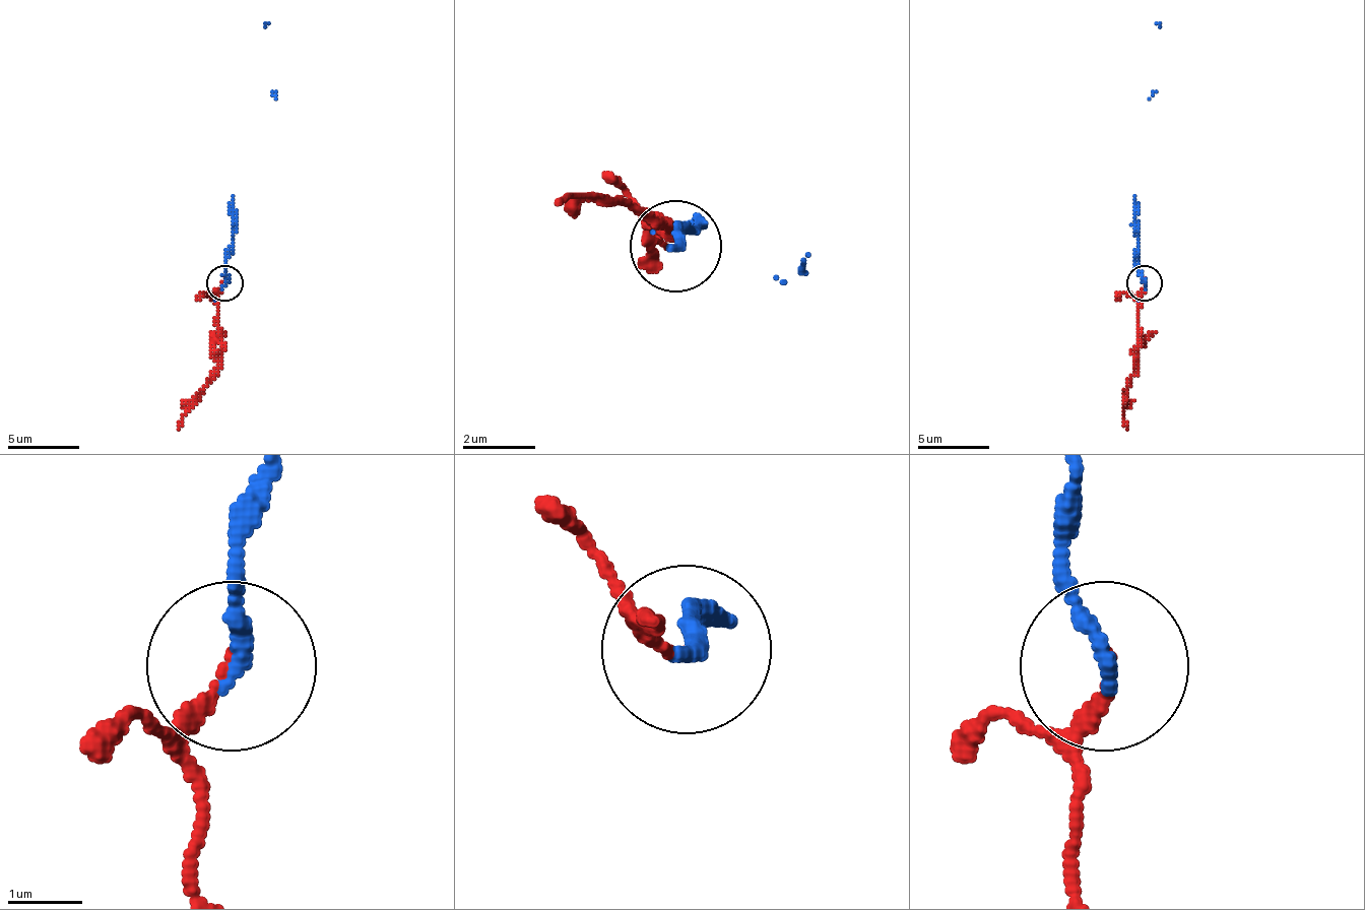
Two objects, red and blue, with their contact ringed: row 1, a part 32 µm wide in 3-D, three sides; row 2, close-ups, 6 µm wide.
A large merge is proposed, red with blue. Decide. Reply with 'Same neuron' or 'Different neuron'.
Same neuron

